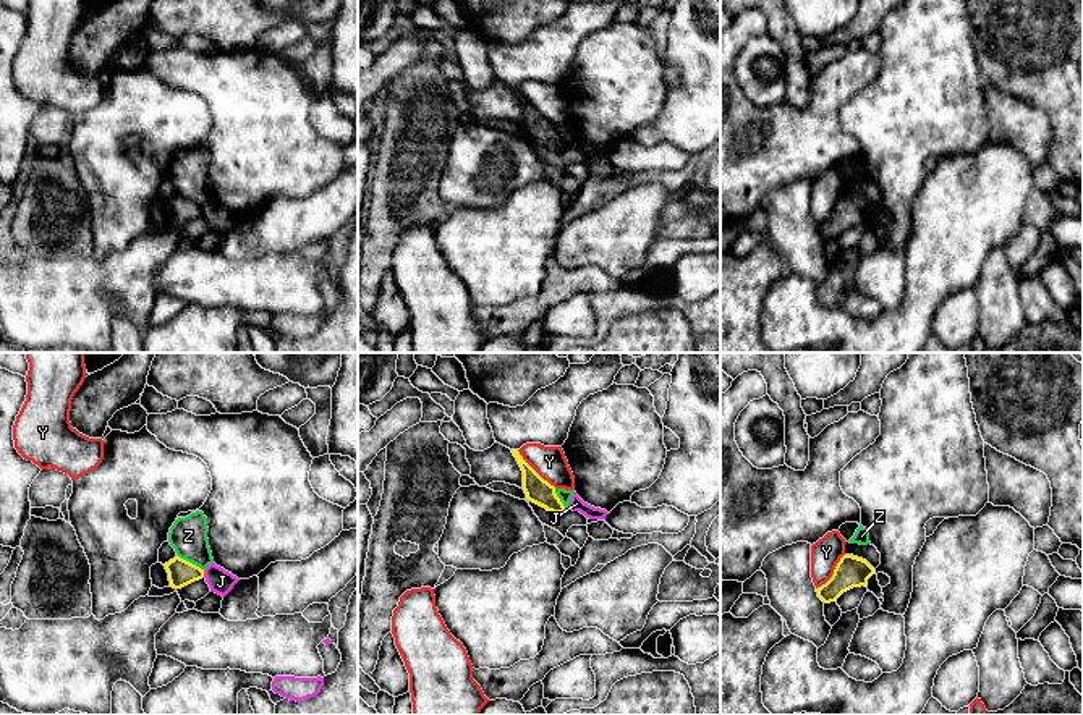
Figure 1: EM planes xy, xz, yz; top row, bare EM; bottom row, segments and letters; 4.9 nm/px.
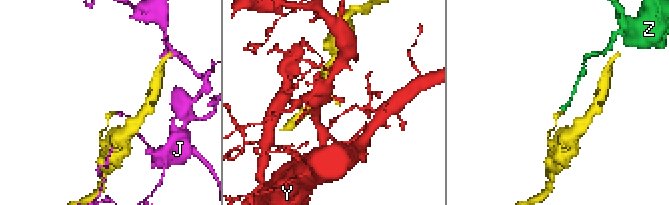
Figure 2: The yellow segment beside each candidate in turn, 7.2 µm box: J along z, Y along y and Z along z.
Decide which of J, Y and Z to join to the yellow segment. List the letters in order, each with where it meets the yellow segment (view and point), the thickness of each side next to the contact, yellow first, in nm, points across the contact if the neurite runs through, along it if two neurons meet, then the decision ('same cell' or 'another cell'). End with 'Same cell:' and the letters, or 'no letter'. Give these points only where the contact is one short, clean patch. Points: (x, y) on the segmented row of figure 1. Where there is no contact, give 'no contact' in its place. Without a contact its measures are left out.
J: xy (203, 573) | 130/120 nm | along xy (203, 570), (204, 576) | another cell
Y: xz (535, 471) | 130/160 nm | another cell
Z: xy (191, 563) | 130/190 nm | along xy (178, 555), (203, 570) | another cell
Same cell: no letter

